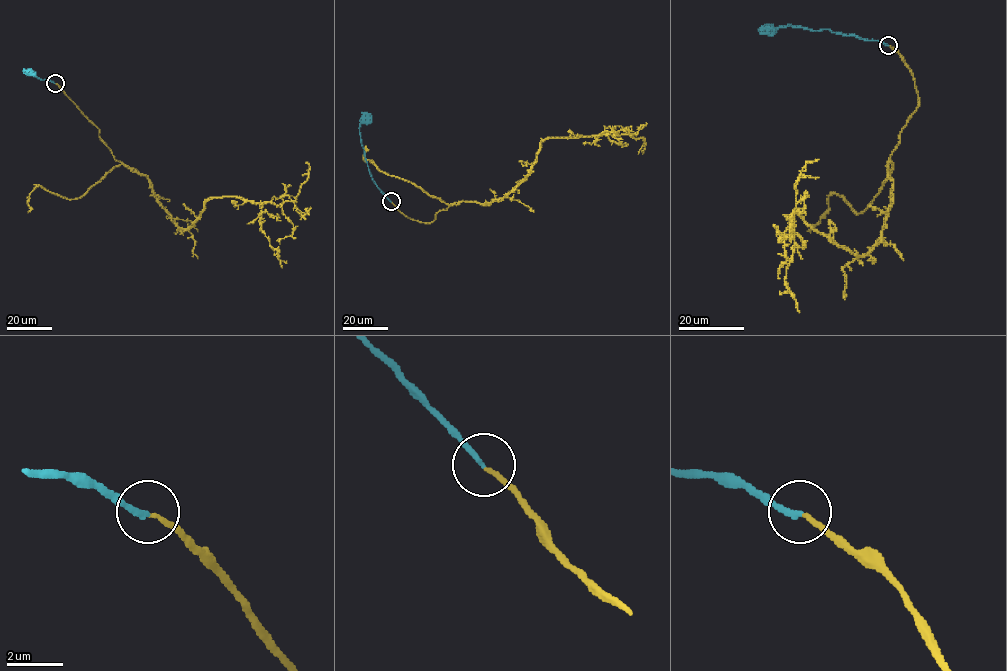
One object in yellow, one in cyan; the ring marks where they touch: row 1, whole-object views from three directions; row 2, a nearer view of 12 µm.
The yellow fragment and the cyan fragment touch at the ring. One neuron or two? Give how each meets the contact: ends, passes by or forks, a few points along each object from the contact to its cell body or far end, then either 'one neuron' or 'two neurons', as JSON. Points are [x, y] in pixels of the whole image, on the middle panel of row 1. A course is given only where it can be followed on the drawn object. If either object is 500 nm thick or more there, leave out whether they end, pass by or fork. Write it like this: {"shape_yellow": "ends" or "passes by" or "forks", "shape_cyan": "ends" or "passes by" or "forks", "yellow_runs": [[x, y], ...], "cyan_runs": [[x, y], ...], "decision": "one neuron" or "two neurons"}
{"shape_yellow": "ends", "shape_cyan": "ends", "yellow_runs": [[391, 202], [424, 222], [451, 203], [493, 202], [524, 179], [546, 139], [630, 134], [644, 140], [643, 153]], "cyan_runs": [[391, 202], [374, 181], [366, 161], [359, 125], [366, 120]], "decision": "one neuron"}

